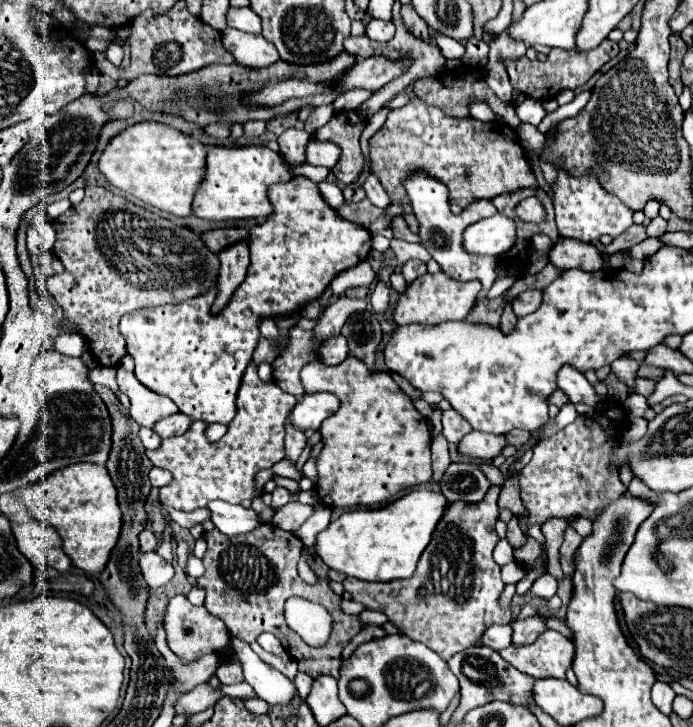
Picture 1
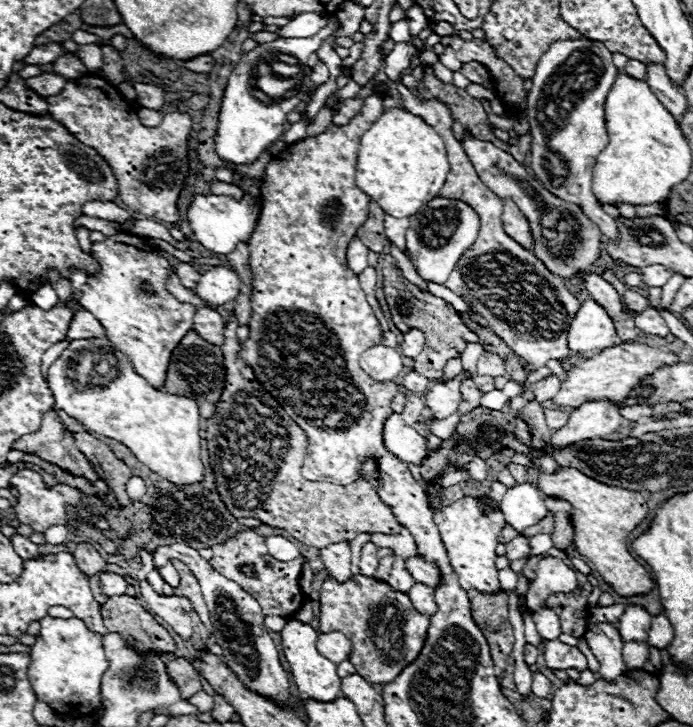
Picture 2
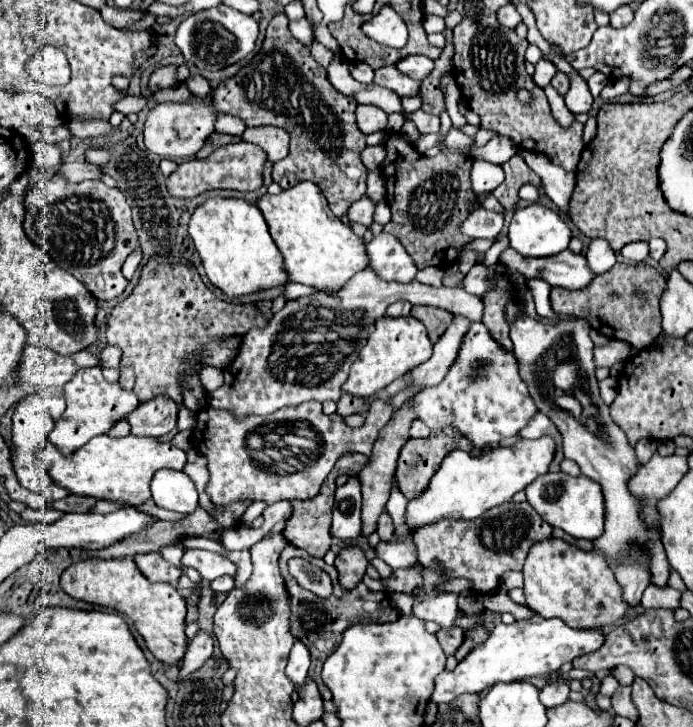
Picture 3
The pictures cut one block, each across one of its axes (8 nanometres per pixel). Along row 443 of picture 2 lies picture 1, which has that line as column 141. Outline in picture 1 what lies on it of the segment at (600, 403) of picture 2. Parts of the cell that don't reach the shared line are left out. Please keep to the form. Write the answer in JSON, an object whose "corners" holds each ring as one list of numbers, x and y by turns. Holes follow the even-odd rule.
{"corners":[[140,552,138,562,140,562,142,578,144,578,150,592,168,584,170,578,174,576,172,564,166,564,156,552]]}

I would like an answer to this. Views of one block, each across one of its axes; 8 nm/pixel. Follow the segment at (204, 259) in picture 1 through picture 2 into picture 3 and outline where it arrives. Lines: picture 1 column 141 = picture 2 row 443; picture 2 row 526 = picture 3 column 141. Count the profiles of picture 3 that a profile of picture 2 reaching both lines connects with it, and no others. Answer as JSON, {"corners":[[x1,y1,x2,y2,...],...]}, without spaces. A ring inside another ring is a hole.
{"corners":[[154,256,142,268,140,282,134,292,120,302,110,318,106,340,122,348,120,370,130,366,136,374,134,392,142,402,156,396,168,396,180,404,180,368,190,352,200,344,224,336,244,336,250,328,268,324,252,304,226,304,202,282,192,264,168,262,164,256]]}

